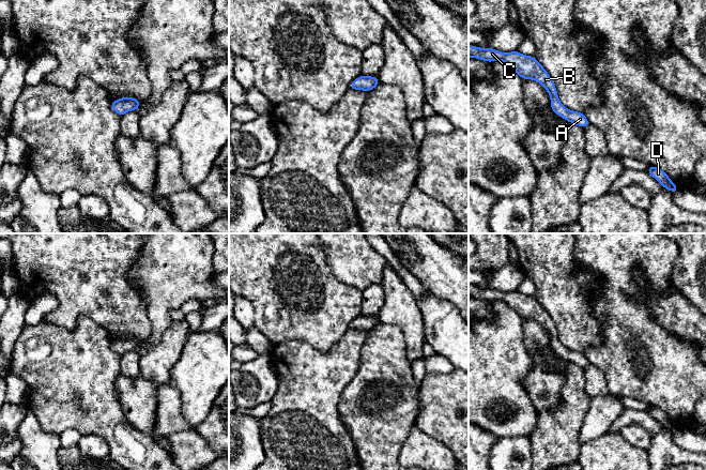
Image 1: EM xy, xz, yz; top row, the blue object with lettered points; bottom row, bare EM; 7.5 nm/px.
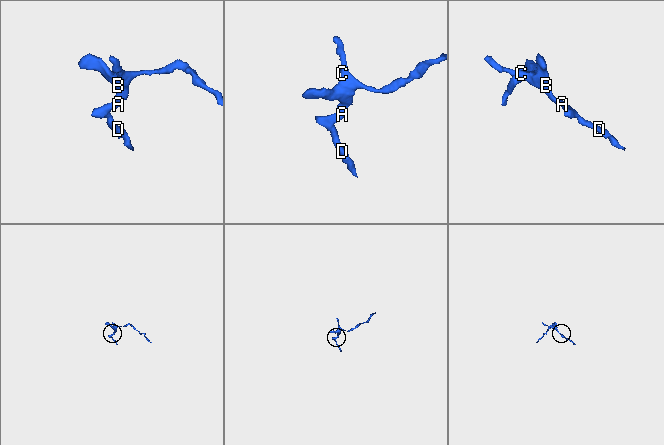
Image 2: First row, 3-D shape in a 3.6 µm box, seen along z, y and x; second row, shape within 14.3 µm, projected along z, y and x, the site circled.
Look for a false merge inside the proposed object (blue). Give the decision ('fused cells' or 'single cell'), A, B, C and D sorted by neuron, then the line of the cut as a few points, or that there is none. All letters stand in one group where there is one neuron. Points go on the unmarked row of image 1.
single cell; groups A B C D; cut none

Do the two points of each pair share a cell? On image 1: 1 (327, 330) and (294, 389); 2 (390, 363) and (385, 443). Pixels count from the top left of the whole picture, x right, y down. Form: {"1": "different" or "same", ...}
{"1": "same", "2": "same"}

